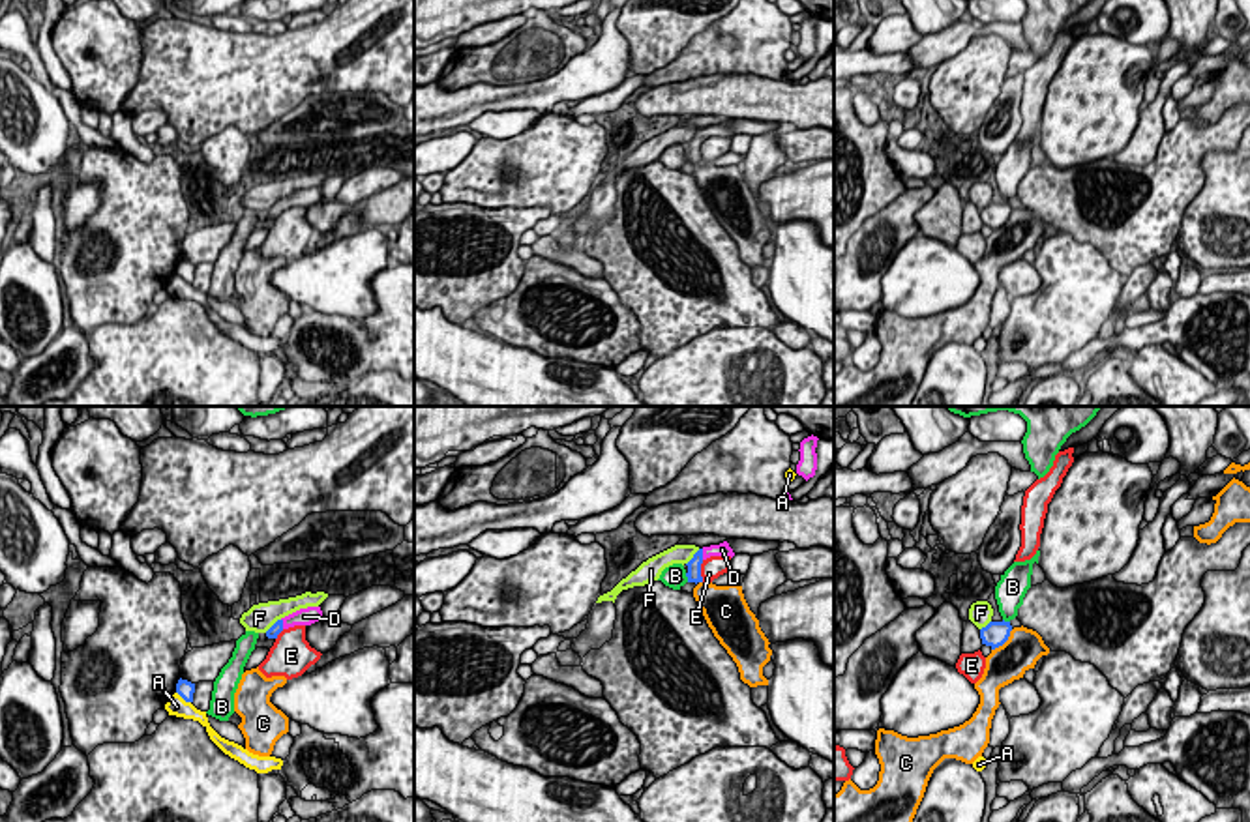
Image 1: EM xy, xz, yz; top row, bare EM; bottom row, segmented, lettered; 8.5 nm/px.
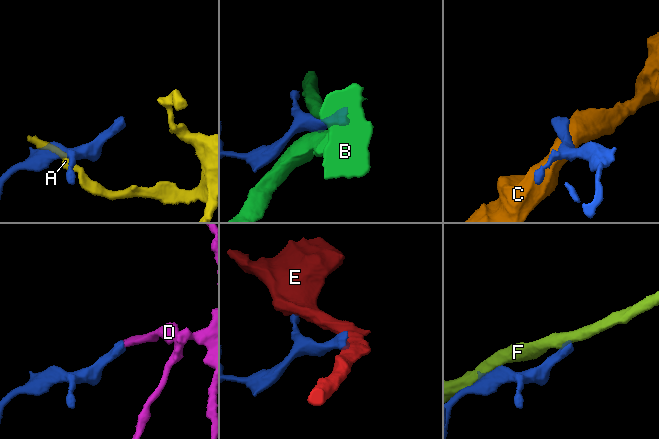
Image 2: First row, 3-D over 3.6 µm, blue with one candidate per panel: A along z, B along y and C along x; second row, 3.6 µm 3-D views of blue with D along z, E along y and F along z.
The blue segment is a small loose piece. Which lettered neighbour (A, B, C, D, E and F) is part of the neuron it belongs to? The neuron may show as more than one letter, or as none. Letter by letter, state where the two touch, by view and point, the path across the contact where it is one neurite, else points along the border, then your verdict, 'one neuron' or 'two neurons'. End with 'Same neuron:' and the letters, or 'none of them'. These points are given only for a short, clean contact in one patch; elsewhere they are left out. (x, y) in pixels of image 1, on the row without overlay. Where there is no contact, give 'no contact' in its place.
A: meets blue in xy at (184, 279); two neurons
B: meets blue in xz at (686, 156); two neurons
C: meets blue in yz at (1003, 223); two neurons
D: meets blue in xz at (701, 135); runs through xz (694, 146), (701, 135), (722, 130); one neuron
E: meets blue in xz at (699, 152); two neurons
F: meets blue in xz at (694, 137); two neurons
Same neuron: D

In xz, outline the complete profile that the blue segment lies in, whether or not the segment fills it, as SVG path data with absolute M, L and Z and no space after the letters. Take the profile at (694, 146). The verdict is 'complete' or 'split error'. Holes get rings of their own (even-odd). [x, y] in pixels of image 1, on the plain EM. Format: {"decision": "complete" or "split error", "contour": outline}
{"decision": "split error", "contour": "M727 122L720 124L720 125L710 125L710 127L703 127L699 129L693 139L686 144L688 146L688 163L703 163L701 157L701 144L710 139L710 137L735 137L733 129L729 127Z"}

